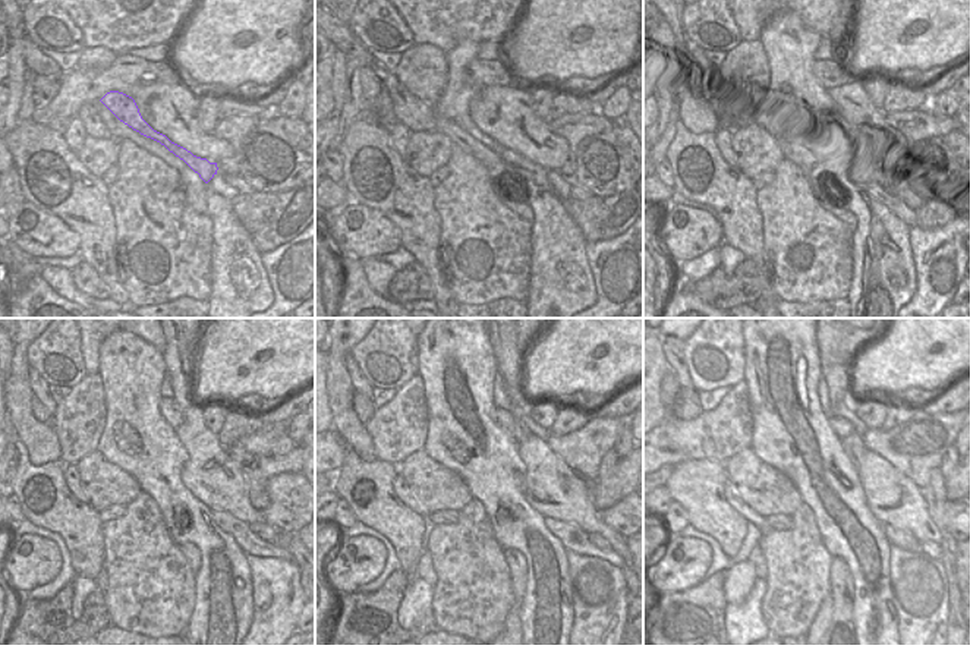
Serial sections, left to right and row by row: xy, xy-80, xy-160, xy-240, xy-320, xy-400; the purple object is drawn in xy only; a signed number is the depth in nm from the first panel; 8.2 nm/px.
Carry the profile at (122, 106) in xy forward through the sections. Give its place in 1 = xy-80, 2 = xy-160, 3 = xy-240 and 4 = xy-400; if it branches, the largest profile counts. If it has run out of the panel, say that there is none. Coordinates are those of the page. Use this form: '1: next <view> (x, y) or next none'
1: next xy-80 (539, 175)
2: next xy-160 (882, 189)
3: next xy-240 (249, 541)
4: next xy-400 (903, 538)

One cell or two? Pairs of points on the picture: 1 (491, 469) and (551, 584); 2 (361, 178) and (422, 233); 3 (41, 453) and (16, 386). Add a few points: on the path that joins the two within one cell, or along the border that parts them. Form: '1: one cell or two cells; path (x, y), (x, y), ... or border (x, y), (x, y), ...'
1: one cell; path (501, 497), (532, 534), (532, 538), (545, 556)
2: one cell; path (378, 178), (415, 216)
3: one cell; path (37, 437), (22, 421), (18, 402)

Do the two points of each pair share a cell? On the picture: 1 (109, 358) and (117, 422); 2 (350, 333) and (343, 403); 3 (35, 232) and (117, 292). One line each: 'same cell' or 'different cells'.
1: same cell
2: same cell
3: different cells

